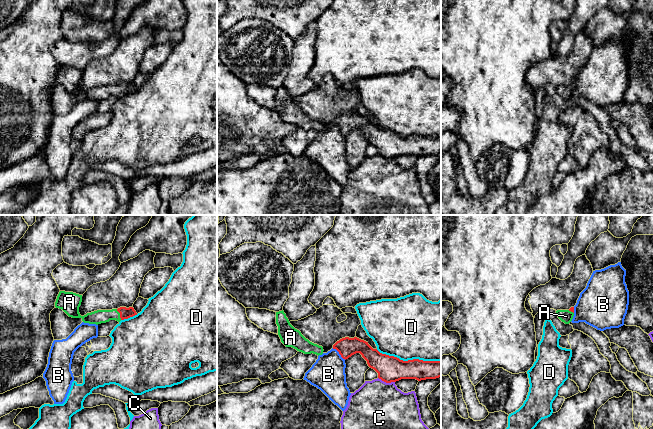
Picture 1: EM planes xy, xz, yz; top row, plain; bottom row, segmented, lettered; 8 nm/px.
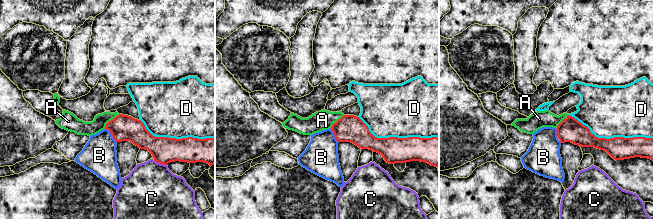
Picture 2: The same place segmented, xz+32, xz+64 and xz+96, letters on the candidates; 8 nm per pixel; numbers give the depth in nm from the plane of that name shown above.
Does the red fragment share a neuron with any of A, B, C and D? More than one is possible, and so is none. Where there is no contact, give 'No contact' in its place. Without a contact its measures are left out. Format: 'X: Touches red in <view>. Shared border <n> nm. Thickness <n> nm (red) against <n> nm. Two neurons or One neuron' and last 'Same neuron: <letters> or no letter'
A: Touches red in xy. Shared border 100 nm. Thickness 90 nm (red) against 110 nm. One neuron
B: Touches red in xz. Shared border 140 nm. Thickness 150 nm (red) against 280 nm. Two neurons
C: Touches red in xz. Shared border 140 nm. Thickness 200 nm (red) against 500 nm. Two neurons
D: Touches red in xz. Shared border 550 nm. Thickness 200 nm (red) against 480 nm. Two neurons
Same neuron: A

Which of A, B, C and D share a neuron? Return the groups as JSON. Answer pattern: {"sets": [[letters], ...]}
{"sets": [["A"], ["B"], ["C"], ["D"]]}

